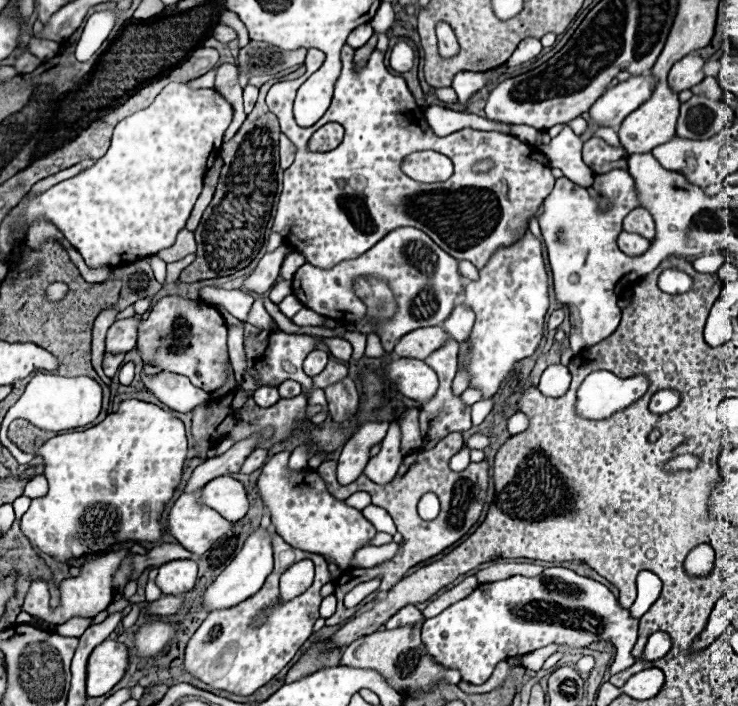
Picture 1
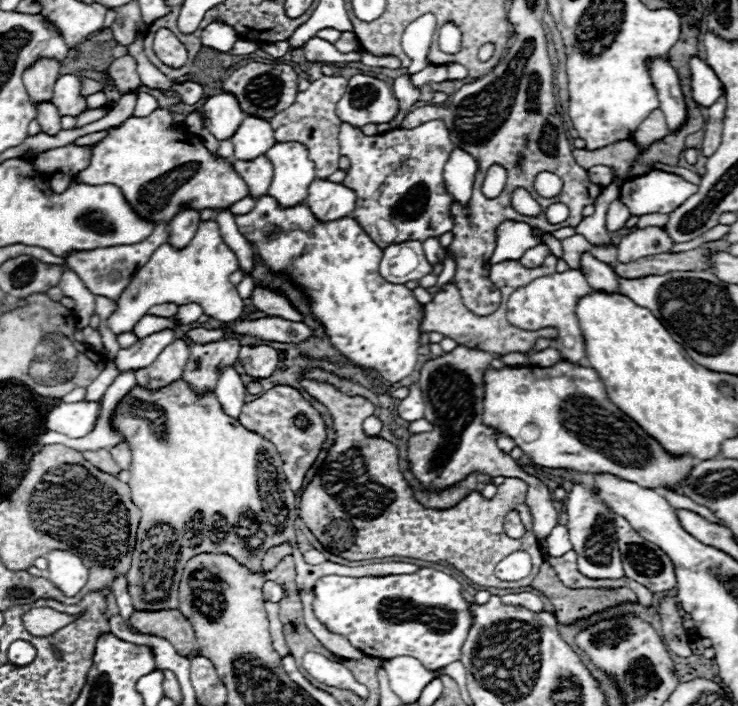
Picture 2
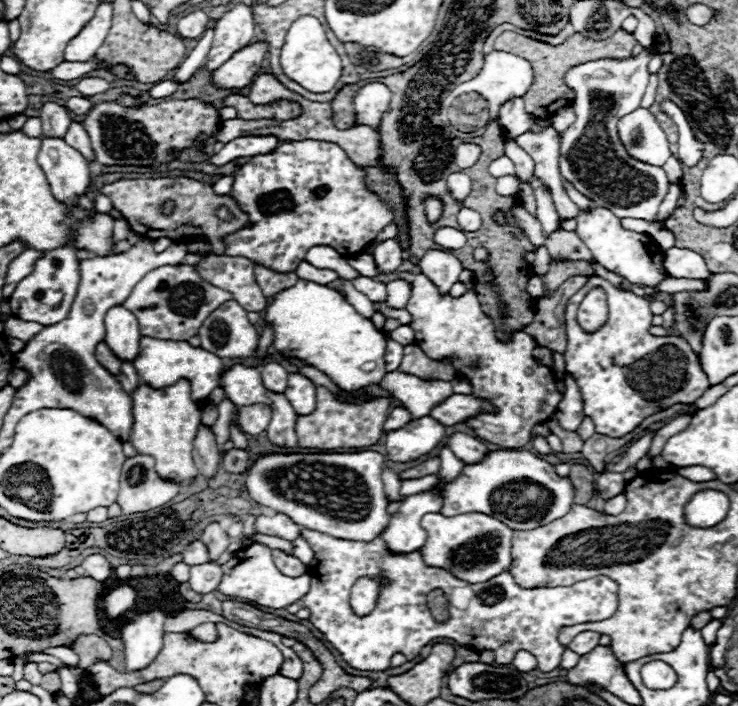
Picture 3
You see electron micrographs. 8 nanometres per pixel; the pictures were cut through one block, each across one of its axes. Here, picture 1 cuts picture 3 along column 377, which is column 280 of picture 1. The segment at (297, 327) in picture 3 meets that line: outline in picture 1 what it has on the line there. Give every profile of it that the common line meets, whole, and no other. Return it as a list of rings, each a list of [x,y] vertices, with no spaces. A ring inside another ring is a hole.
[[[274,330],[268,338],[258,340],[256,334],[248,336],[244,340],[244,352],[246,352],[246,364],[248,364],[248,372],[252,372],[252,376],[256,376],[256,380],[260,380],[262,384],[282,384],[286,380],[293,380],[302,384],[303,392],[309,395],[308,403],[310,405],[320,405],[327,409],[328,402],[324,391],[315,389],[312,386],[312,378],[307,376],[303,371],[303,362],[308,356],[308,352],[316,350],[316,344],[326,344],[329,352],[337,359],[347,362],[352,356],[352,346],[350,342],[342,340],[342,338],[314,338],[308,334],[288,334],[284,330]]]

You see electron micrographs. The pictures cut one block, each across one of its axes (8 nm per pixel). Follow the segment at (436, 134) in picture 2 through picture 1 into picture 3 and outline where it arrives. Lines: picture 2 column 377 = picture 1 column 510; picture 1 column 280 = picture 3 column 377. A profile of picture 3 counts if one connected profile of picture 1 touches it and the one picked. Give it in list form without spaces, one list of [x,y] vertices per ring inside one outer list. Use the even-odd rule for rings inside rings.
[[[370,82],[362,86],[354,96],[354,110],[358,116],[356,126],[366,124],[370,128],[378,128],[384,112],[390,106],[390,100],[392,100],[392,92],[388,90],[388,86],[380,82]],[[300,140],[286,142],[276,152],[266,156],[254,156],[250,162],[240,166],[234,174],[232,196],[250,214],[252,224],[226,236],[226,256],[246,256],[252,262],[268,264],[278,272],[296,270],[306,252],[316,244],[332,246],[344,258],[362,254],[364,248],[394,220],[392,208],[366,186],[364,170],[356,166],[348,154],[334,142],[324,140]]]

